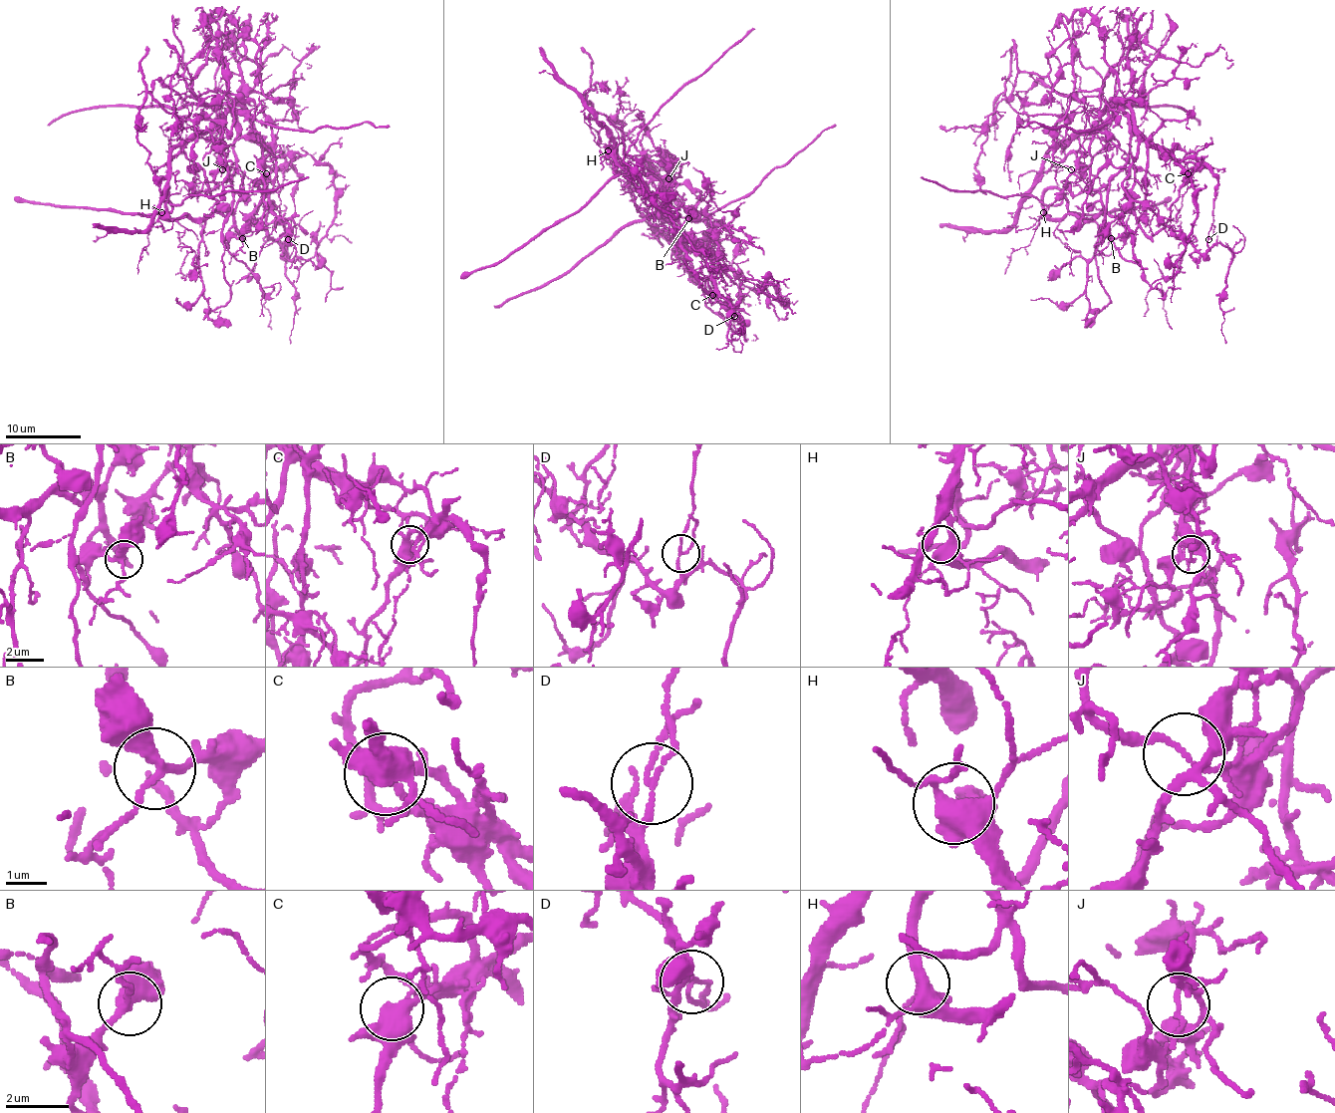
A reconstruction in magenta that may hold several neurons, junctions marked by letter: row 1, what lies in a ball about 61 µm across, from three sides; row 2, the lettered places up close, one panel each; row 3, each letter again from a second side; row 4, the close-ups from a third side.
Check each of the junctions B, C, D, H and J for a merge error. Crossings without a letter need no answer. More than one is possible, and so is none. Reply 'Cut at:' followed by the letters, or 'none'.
Cut at: C, D, J

